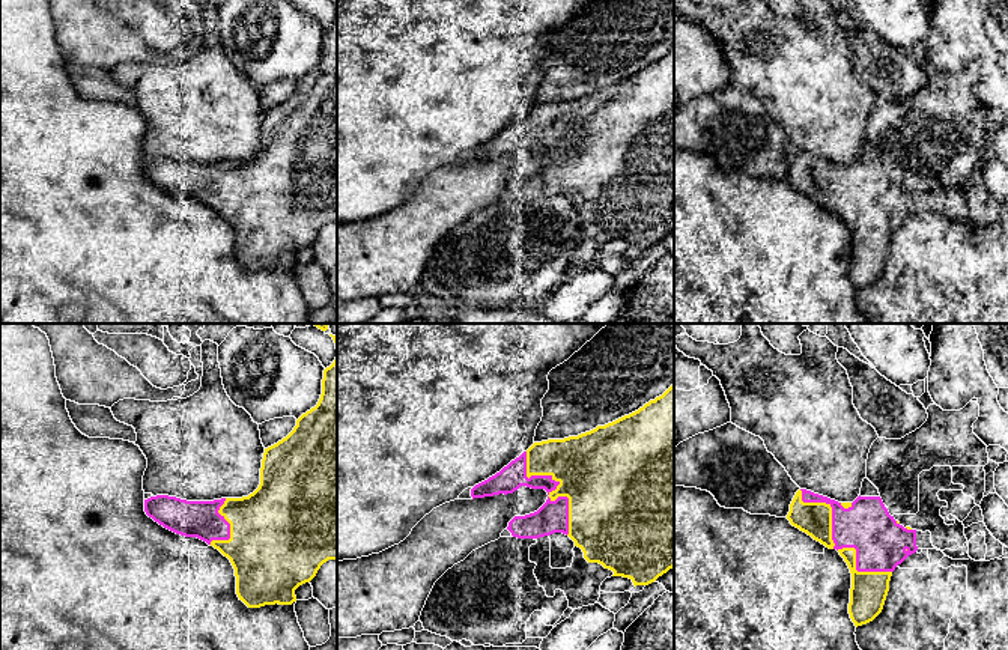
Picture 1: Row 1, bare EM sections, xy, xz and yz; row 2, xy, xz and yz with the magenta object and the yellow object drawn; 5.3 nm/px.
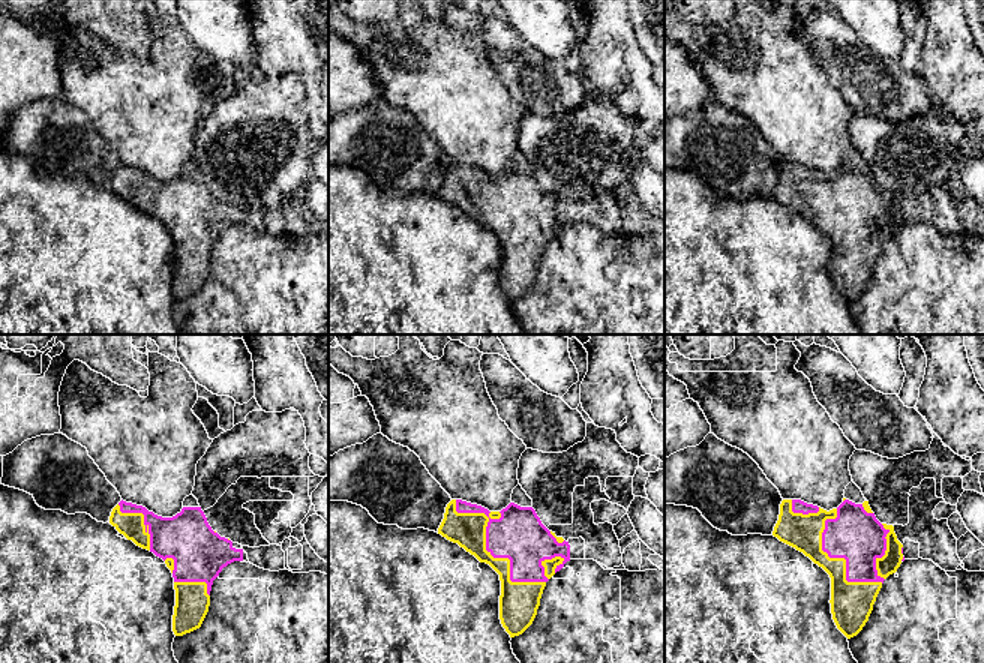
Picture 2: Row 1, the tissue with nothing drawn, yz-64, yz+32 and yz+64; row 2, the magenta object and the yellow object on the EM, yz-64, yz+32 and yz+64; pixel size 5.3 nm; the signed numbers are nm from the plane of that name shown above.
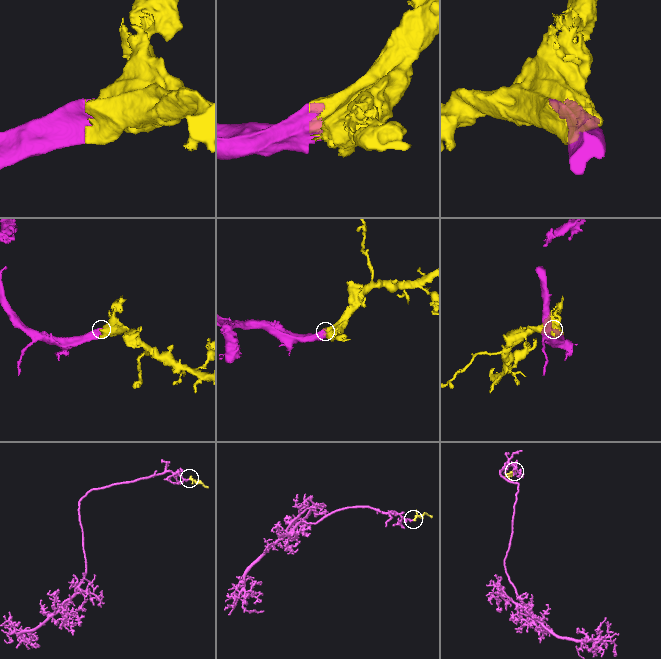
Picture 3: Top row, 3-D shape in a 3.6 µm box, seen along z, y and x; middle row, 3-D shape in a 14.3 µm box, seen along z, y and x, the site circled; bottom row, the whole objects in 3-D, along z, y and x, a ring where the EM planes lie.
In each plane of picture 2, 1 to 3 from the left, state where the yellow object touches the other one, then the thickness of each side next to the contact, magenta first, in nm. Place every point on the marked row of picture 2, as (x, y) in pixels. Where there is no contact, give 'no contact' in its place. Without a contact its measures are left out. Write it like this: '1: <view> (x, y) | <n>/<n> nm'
1: yz-64 (144, 518) | 280/140 nm
2: yz+32 (488, 551) | 280/190 nm
3: yz+64 (839, 557) | 280/220 nm

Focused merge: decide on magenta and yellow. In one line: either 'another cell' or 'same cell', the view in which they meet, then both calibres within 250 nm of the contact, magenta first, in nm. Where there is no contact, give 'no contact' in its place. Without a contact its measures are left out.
same cell; meets magenta in yz; 280 nm thick on the magenta side, 180 nm on the other

